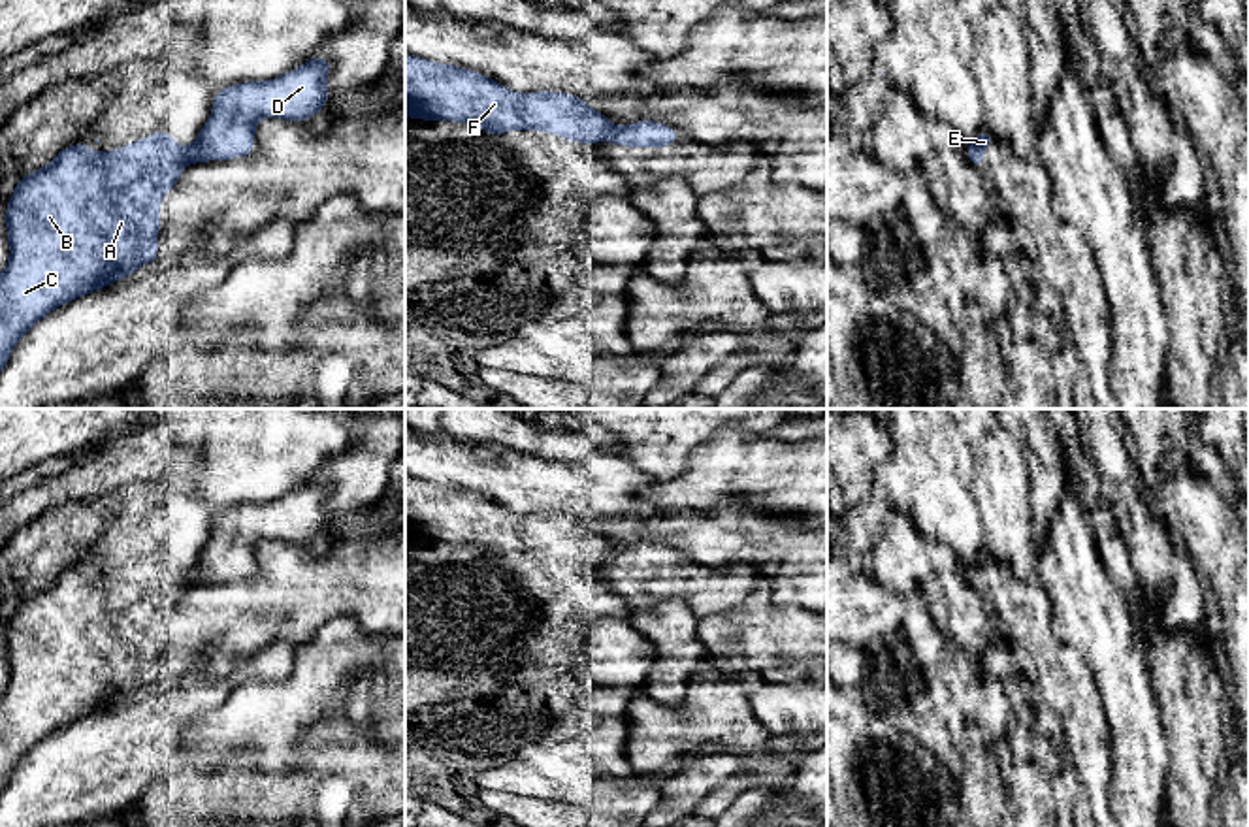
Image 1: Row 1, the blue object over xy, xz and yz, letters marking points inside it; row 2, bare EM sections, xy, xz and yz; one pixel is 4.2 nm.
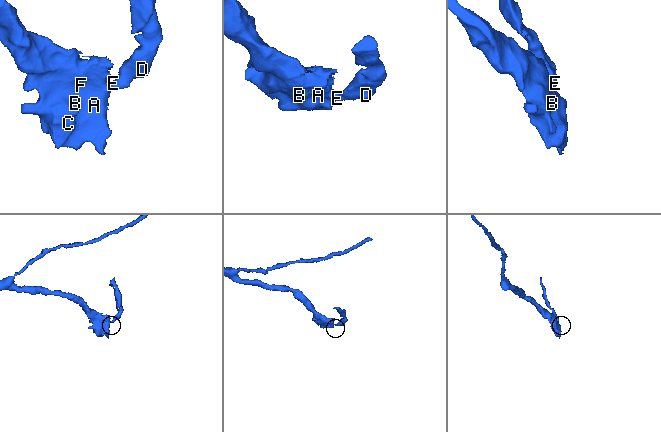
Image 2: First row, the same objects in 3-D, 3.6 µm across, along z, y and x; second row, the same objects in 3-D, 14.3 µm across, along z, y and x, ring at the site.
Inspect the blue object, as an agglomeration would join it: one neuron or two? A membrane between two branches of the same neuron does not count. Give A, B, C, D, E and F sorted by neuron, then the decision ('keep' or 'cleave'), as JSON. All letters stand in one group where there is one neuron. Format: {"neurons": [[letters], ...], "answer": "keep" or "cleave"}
{"neurons": [["A", "B", "C", "F"], ["D", "E"]], "answer": "cleave"}

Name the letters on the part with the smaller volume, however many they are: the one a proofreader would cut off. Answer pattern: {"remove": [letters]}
{"remove": ["D", "E"]}

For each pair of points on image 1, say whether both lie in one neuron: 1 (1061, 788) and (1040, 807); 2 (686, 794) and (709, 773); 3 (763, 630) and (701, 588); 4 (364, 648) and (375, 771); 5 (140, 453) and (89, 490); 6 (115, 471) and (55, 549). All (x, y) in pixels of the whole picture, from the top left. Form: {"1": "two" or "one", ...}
{"1": "two", "2": "one", "3": "two", "4": "one", "5": "one", "6": "two"}

